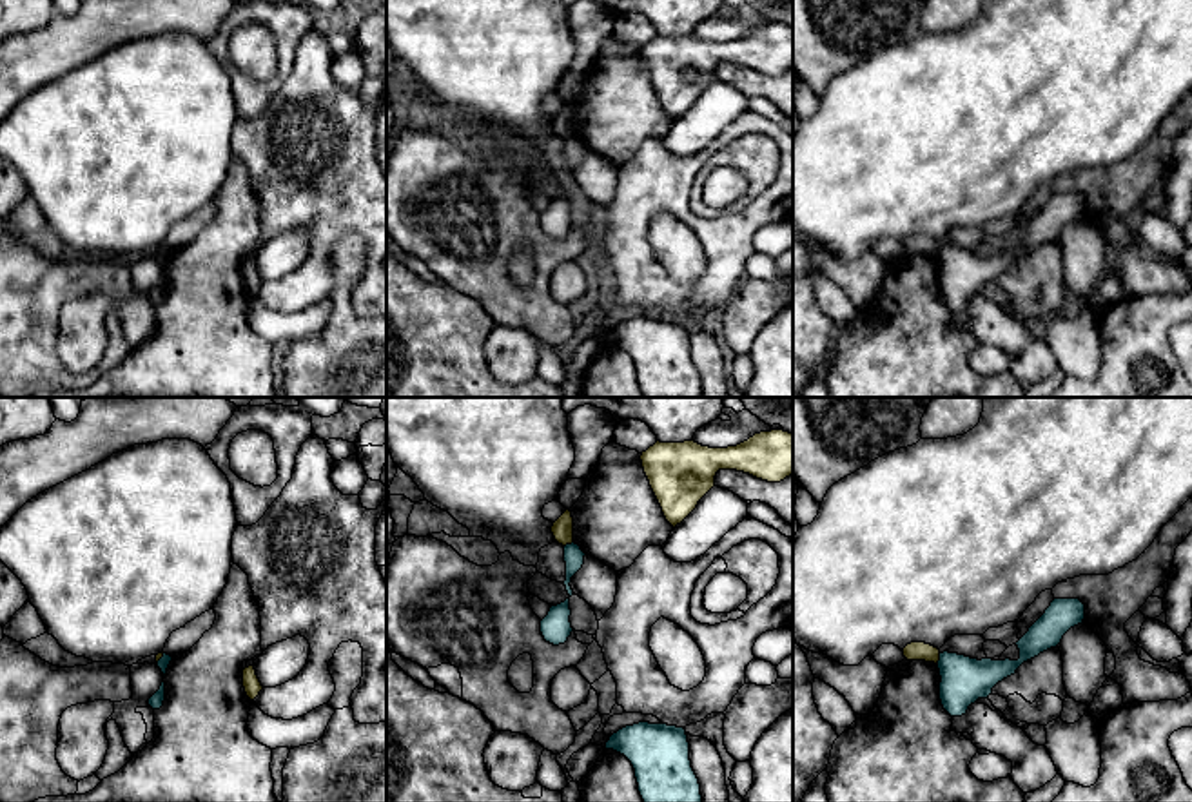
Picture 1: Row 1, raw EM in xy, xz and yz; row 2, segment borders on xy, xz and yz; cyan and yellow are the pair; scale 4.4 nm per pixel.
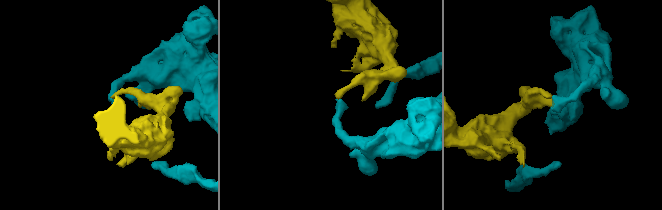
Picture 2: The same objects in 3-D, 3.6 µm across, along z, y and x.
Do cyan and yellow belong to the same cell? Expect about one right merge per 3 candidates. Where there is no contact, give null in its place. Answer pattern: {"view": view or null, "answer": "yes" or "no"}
{"view": "yz", "answer": "no"}

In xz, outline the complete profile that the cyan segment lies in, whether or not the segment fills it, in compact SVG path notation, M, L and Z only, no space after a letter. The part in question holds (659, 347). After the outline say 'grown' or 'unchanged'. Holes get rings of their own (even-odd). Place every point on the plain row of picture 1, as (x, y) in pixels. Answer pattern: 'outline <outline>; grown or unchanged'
outline M639 316L613 327L604 341L631 356L644 397L702 396L684 321Z; unchanged

